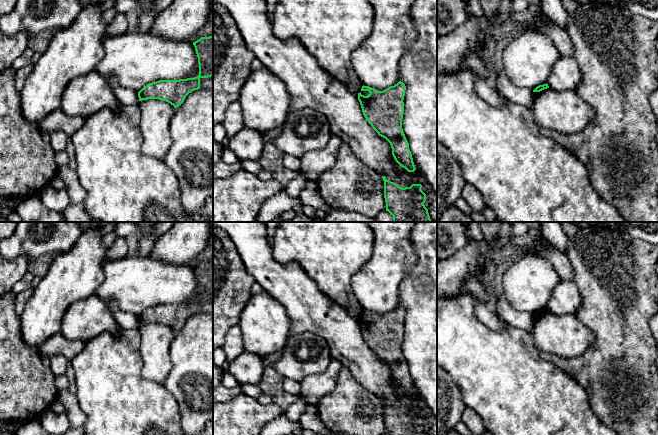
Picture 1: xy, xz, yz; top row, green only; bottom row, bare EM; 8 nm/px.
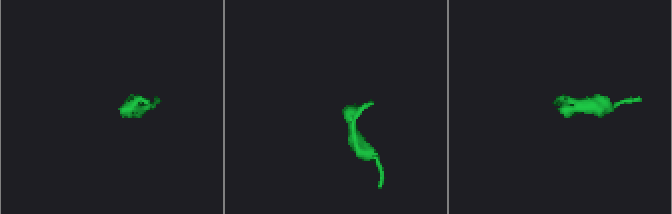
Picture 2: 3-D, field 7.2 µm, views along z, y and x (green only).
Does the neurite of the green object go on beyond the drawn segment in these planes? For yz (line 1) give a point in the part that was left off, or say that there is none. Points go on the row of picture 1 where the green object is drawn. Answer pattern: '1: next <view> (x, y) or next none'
1: next none

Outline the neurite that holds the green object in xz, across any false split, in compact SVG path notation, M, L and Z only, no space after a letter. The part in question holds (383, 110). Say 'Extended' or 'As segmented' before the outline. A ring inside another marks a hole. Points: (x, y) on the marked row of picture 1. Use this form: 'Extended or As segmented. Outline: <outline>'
As segmented. Outline: M401 81L383 91L363 85L358 100L368 123L390 143L395 161L408 172L414 172L416 168L402 129L405 90Z

